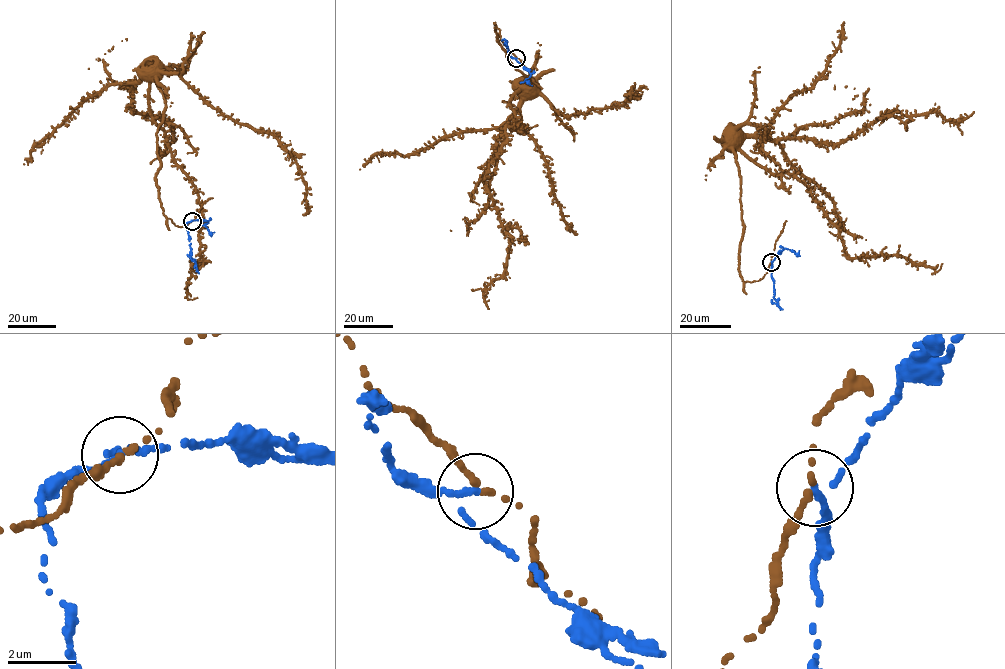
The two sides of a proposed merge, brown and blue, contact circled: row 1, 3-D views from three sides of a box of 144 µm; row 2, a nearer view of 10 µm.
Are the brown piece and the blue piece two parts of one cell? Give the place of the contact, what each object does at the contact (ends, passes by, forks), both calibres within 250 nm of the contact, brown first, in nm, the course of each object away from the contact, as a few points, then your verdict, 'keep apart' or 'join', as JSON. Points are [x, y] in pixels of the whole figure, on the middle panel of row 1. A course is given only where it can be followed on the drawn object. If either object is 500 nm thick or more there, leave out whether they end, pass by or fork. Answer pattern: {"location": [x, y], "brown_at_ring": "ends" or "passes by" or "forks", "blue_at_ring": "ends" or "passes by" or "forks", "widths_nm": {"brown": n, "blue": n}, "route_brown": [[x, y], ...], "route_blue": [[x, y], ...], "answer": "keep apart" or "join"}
{"location": [516, 58], "brown_at_ring": "ends", "blue_at_ring": "passes by", "widths_nm": {"brown": 280, "blue": 150}, "route_brown": [[517, 58], [500, 40], [500, 29], [494, 27], [499, 44], [512, 65], [532, 82], [523, 76], [525, 81]], "route_blue": [[516, 58], [509, 53], [504, 43], [507, 41], [502, 40]], "answer": "keep apart"}

